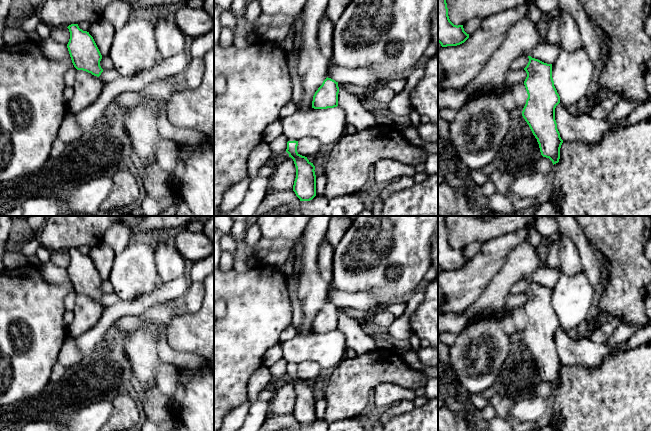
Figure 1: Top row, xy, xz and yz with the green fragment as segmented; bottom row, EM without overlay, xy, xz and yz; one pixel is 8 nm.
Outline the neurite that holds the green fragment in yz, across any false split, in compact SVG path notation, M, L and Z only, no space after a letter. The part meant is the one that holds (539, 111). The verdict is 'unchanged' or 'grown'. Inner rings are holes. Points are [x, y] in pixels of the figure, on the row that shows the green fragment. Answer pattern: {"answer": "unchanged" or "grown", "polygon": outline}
{"answer": "grown", "polygon": "M528 56L528 58L529 62L524 68L527 77L523 83L513 84L511 93L514 99L524 99L526 101L522 116L537 139L541 155L549 158L554 165L559 162L560 148L563 143L555 120L555 108L560 103L560 96L554 86L552 64L544 63L531 56Z"}

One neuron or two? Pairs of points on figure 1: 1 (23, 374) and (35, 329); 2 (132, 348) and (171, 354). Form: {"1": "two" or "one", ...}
{"1": "one", "2": "two"}

